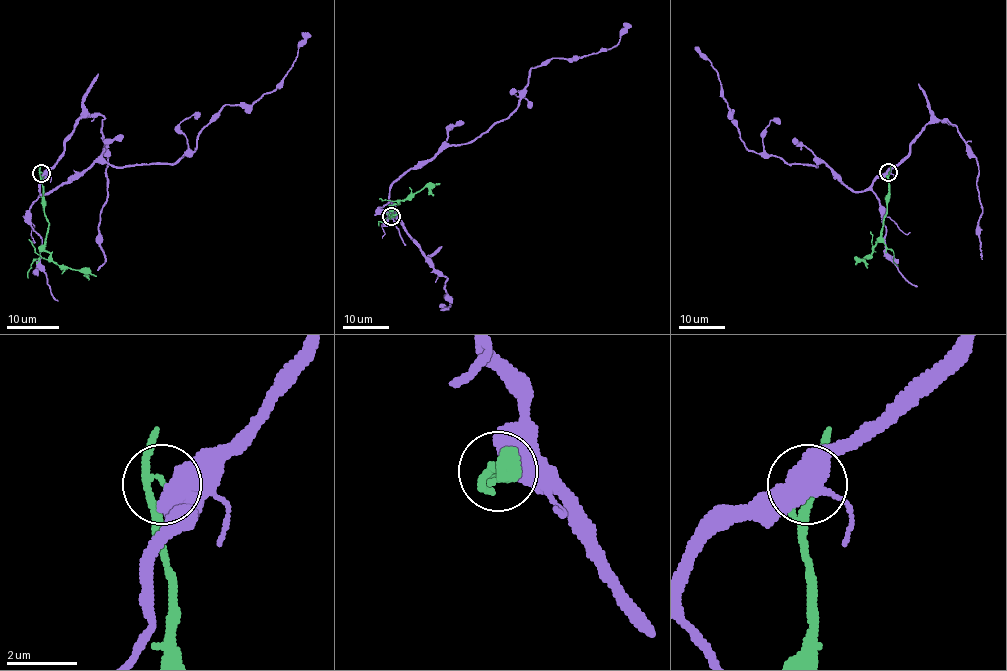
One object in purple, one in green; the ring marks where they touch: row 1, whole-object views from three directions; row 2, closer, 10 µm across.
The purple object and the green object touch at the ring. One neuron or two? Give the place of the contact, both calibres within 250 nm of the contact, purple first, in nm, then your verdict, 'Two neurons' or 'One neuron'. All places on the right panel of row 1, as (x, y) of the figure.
Place: (888, 172). Thickness 750 nm (purple) against 150 nm. Two neurons

